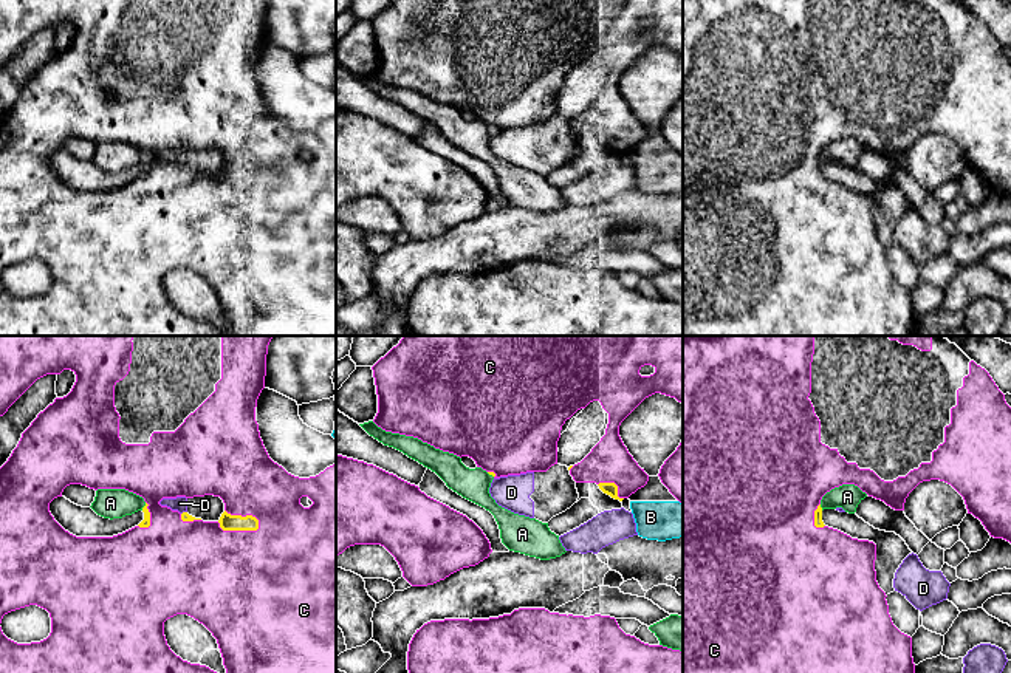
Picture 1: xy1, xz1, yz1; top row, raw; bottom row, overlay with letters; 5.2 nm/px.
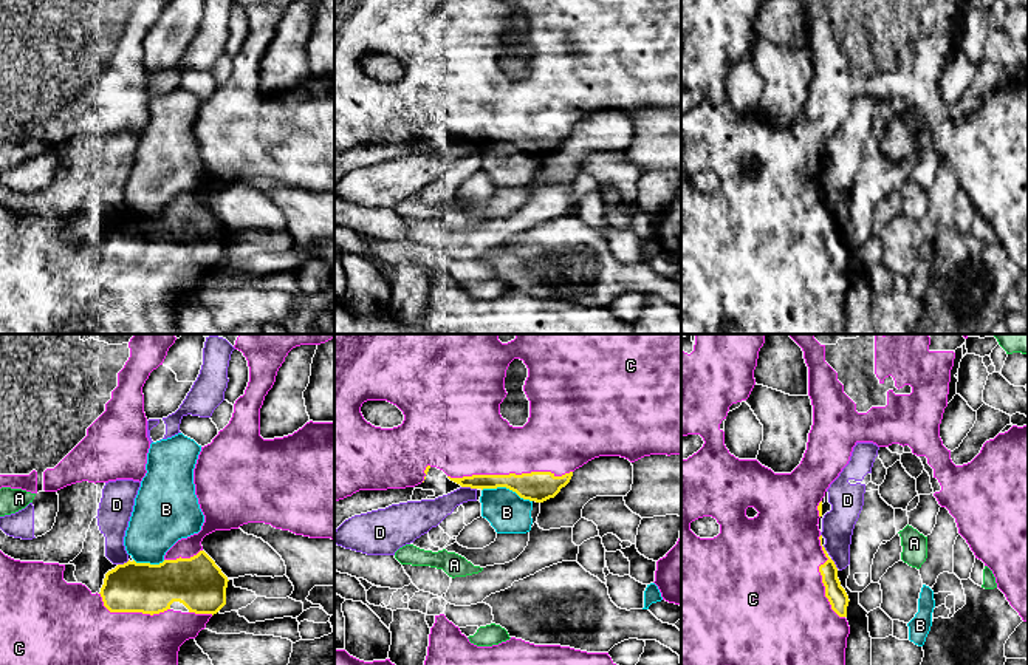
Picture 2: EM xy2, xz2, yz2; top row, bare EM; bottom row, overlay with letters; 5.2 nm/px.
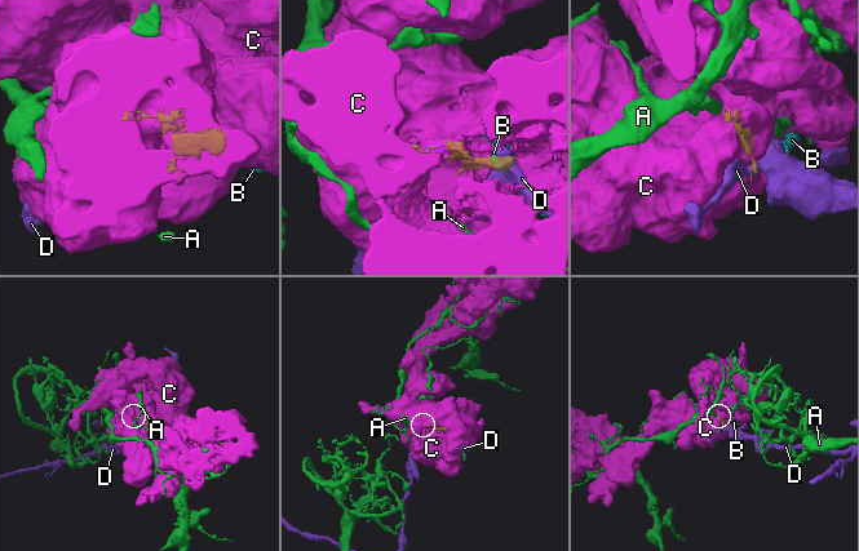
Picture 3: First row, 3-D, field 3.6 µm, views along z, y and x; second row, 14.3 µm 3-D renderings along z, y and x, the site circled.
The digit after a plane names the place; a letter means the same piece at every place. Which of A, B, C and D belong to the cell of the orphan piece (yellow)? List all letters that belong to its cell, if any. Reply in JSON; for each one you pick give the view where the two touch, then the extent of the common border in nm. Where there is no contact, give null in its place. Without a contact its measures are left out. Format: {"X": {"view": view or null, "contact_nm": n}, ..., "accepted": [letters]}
{"C": {"view": "xz2", "contact_nm": 650}, "accepted": ["C"]}

